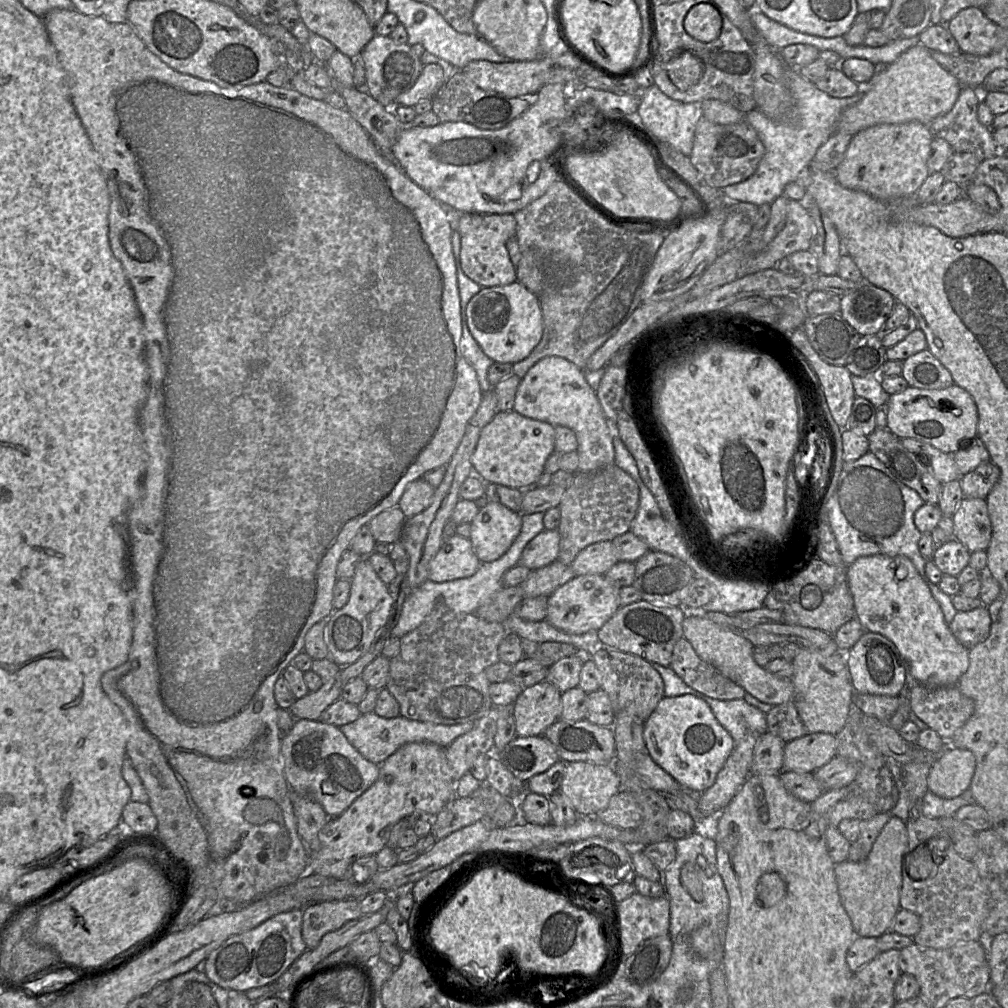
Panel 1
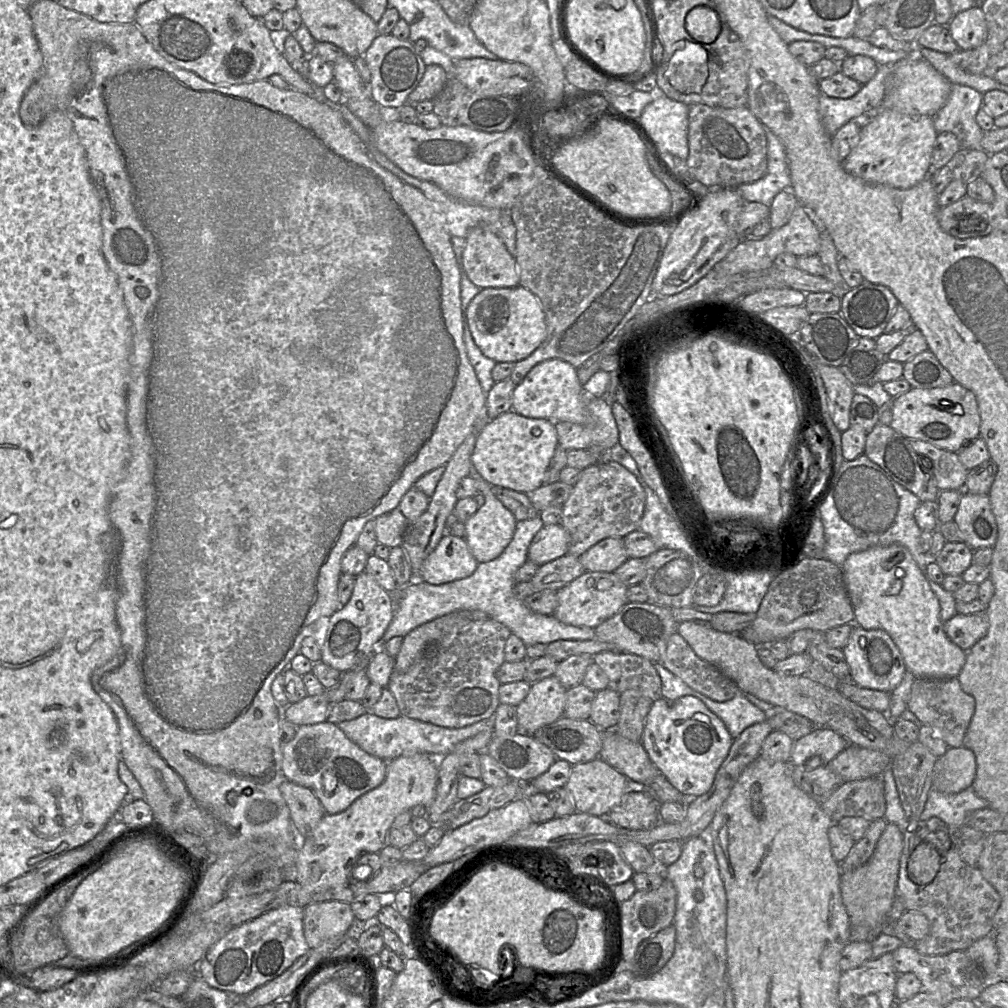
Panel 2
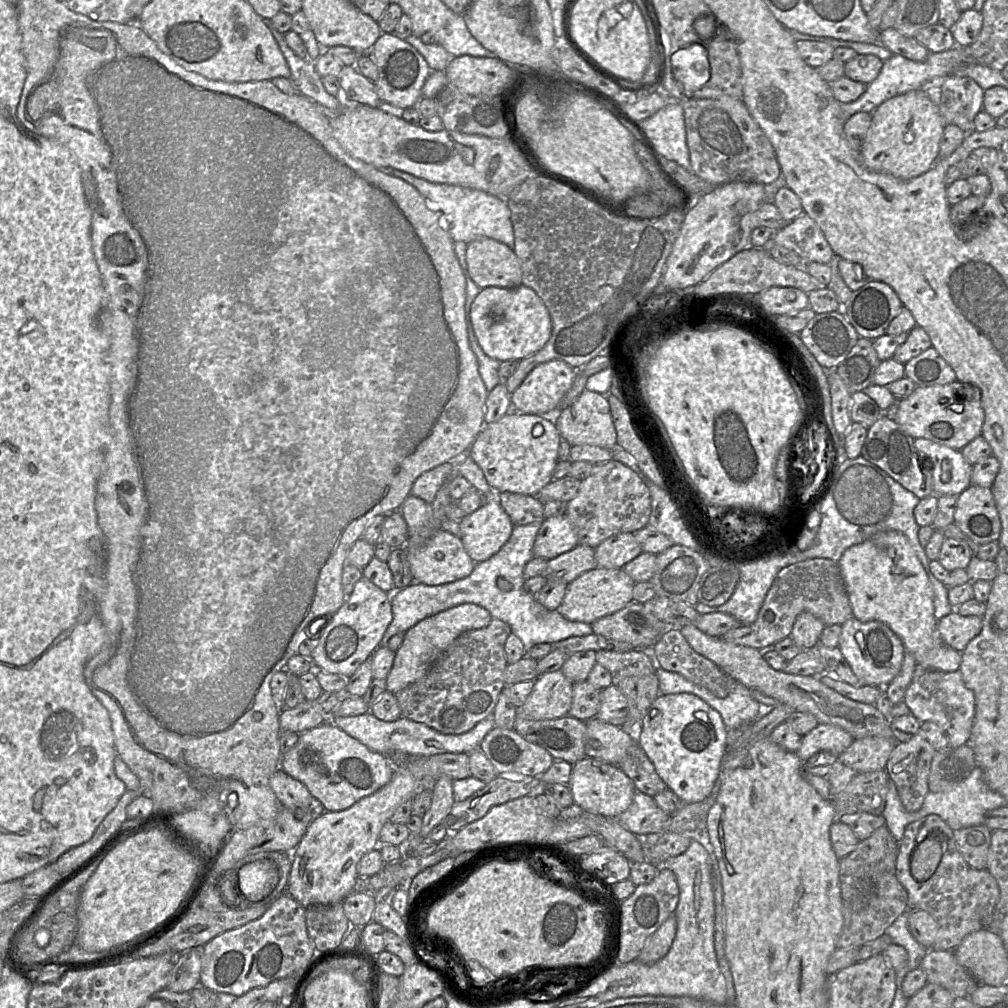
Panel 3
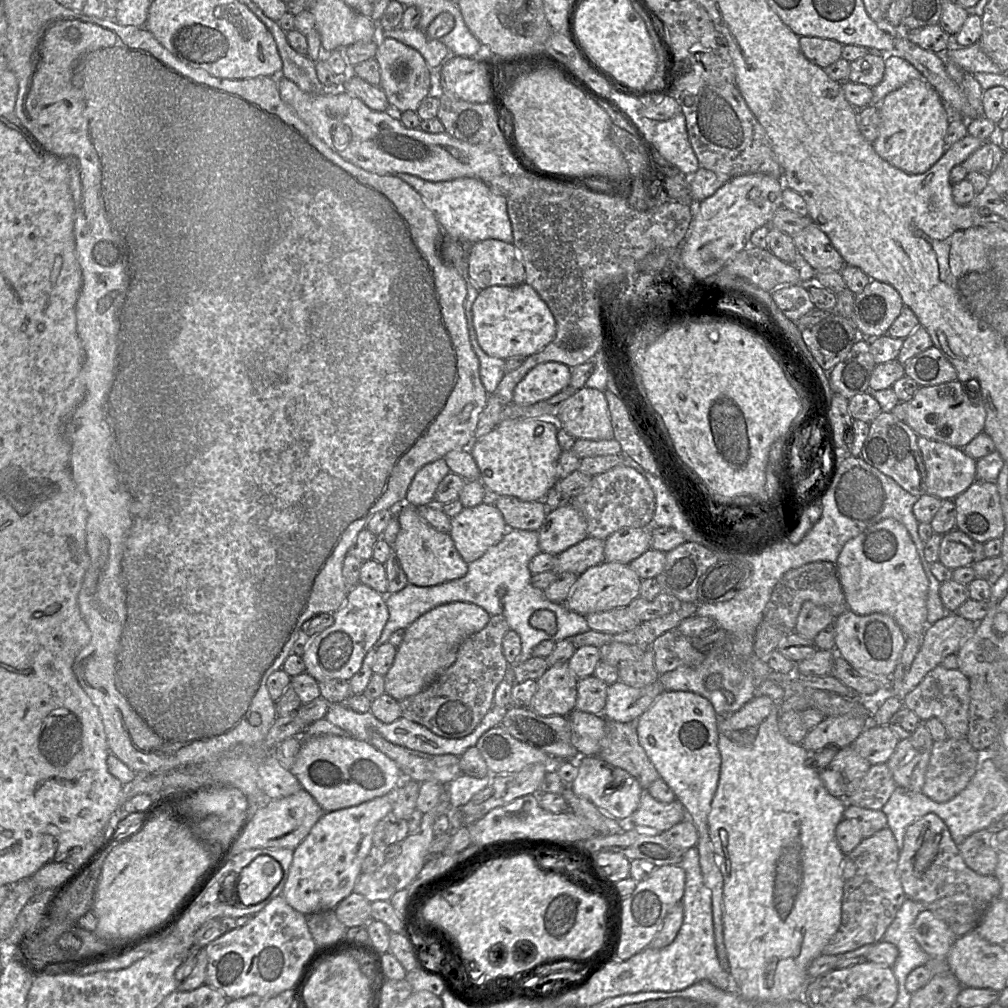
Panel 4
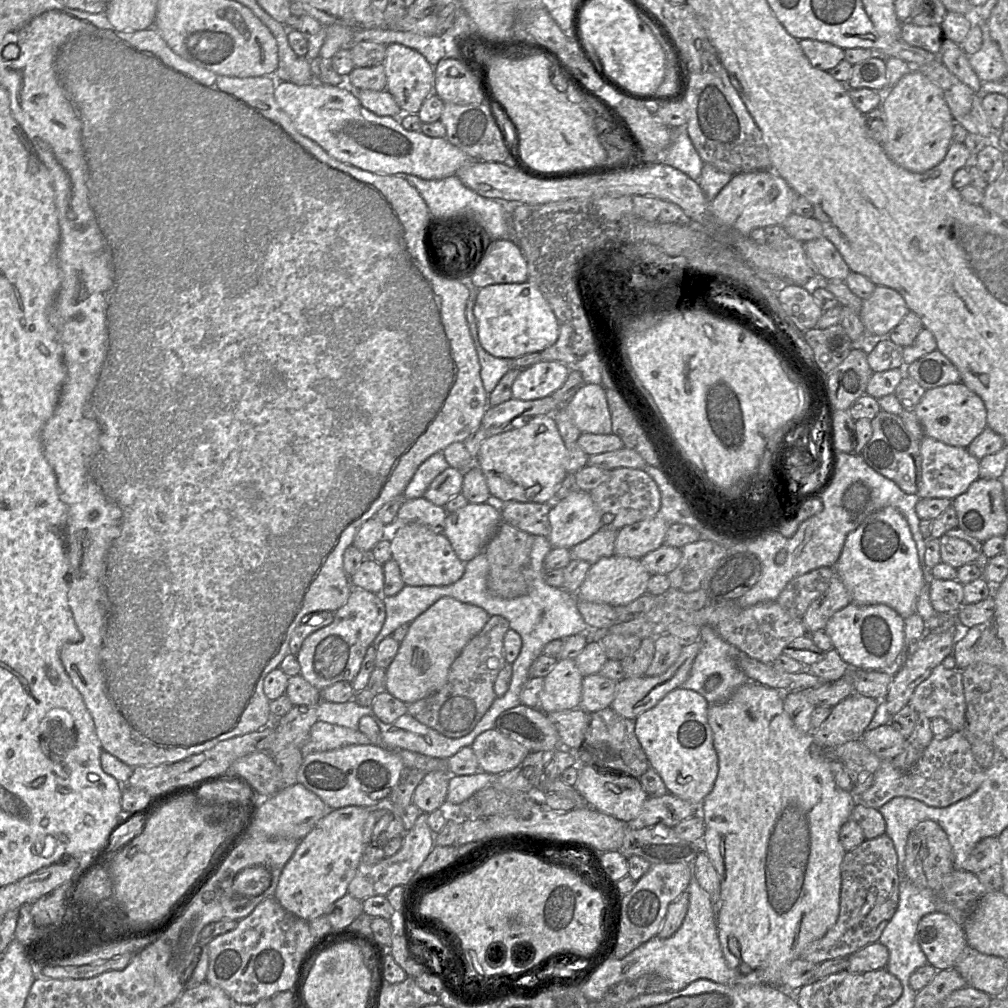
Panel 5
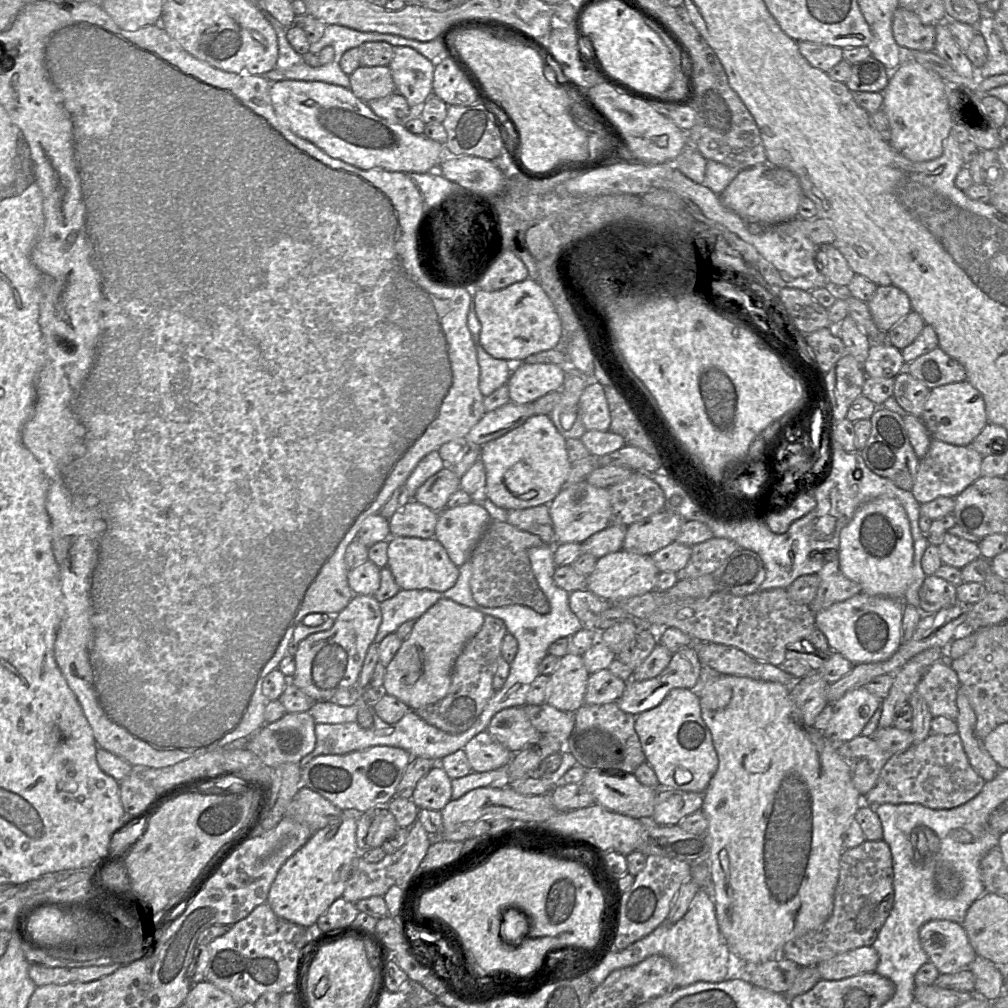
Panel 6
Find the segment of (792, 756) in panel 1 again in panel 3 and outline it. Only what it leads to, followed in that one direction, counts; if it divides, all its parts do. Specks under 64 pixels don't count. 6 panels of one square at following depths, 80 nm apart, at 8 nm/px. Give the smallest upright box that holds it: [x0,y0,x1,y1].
[795,724,854,764]

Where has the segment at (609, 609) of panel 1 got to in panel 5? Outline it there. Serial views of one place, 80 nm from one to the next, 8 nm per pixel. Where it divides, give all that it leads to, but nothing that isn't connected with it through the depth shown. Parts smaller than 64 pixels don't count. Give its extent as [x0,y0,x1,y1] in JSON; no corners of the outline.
[576,554,650,607]

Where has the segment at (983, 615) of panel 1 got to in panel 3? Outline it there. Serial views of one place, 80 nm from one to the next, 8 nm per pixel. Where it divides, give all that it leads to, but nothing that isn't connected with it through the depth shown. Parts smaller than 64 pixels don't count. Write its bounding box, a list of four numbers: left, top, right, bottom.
[937,609,982,653]

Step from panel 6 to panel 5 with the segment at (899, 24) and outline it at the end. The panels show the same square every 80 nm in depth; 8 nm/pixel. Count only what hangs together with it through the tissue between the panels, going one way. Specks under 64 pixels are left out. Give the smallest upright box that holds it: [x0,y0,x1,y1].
[900,21,946,54]

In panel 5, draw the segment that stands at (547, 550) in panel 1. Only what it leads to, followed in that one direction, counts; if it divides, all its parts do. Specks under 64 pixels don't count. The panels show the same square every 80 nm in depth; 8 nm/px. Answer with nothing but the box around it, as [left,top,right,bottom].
[548,490,602,548]

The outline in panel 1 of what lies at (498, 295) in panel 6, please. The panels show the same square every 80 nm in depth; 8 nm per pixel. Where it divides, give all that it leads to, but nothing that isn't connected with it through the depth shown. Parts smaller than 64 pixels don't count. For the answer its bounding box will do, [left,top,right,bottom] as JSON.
[466,281,543,364]

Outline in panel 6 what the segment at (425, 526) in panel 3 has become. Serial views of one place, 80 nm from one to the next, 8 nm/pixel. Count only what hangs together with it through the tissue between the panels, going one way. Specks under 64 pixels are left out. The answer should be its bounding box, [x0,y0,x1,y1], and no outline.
[388,537,459,592]

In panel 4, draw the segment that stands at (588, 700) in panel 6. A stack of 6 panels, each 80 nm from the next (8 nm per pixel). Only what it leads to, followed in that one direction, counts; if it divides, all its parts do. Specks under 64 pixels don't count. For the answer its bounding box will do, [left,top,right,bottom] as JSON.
[575,675,608,715]

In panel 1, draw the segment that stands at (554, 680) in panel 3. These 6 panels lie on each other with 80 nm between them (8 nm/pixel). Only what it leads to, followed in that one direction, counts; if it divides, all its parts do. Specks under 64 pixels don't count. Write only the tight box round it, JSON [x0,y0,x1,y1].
[513,680,562,736]

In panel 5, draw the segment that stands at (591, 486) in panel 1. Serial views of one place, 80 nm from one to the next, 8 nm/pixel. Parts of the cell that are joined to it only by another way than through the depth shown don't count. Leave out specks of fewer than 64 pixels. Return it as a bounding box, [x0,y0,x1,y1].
[590,468,661,530]

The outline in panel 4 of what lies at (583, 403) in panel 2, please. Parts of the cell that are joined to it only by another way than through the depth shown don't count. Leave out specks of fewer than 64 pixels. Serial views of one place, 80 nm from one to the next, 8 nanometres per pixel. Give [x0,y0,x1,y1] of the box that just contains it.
[513,362,571,406]

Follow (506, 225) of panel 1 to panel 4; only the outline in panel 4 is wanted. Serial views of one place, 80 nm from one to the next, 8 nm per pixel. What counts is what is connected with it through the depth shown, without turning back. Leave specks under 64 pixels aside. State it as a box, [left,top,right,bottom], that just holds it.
[468,239,525,290]

